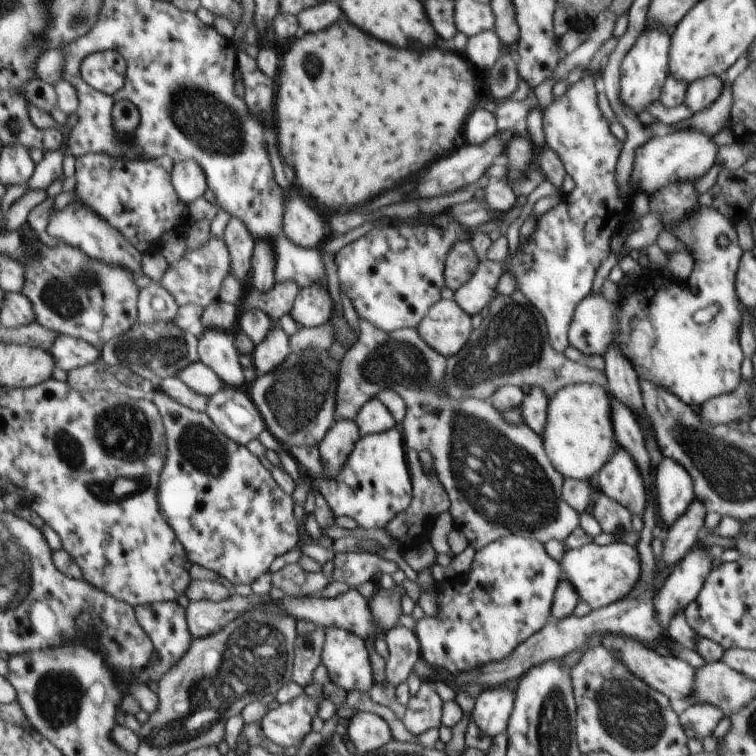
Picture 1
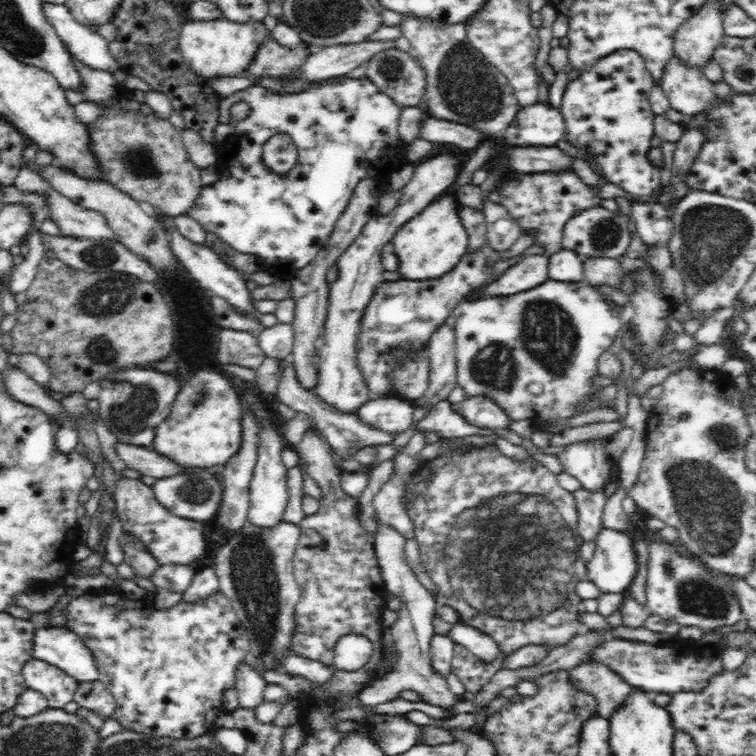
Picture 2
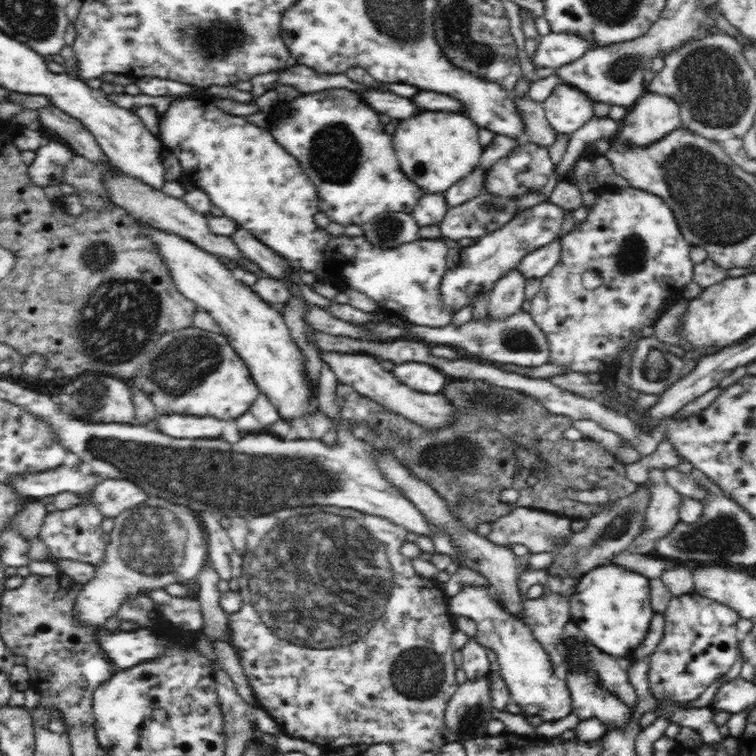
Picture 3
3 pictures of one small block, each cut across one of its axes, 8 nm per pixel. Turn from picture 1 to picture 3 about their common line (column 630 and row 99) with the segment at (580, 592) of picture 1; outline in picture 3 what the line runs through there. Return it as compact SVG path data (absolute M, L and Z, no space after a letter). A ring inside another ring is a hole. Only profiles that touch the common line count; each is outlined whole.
M560 83L544 100L543 108L557 133L571 135L595 117L592 104L593 100L580 89Z

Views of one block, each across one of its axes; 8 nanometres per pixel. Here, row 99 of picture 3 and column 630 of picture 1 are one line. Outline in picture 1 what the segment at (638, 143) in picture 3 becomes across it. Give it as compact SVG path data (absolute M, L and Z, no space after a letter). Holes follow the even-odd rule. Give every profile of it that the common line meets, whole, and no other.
M605 634L605 636L601 637L600 645L603 648L608 648L609 652L613 652L615 658L635 678L645 681L645 684L648 684L651 688L657 688L657 692L668 697L669 700L673 700L673 704L685 700L693 691L693 684L696 680L696 668L685 664L683 660L677 660L677 658L671 658L671 656L659 656L647 644L641 644L641 642L635 642L633 638L623 638L623 636L619 635L613 636L613 634Z

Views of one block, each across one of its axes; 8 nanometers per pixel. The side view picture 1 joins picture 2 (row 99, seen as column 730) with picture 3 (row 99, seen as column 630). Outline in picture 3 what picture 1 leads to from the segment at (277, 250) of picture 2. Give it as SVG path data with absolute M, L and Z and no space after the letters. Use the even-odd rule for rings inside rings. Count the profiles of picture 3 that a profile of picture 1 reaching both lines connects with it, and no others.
M326 89L317 93L300 94L298 97L287 102L288 110L286 110L284 120L282 120L282 118L279 120L278 118L276 119L276 123L272 123L267 127L268 131L272 132L272 137L276 139L276 142L284 147L288 154L298 159L303 171L310 177L310 180L316 184L318 196L320 196L320 202L318 202L319 211L324 213L330 222L342 224L345 228L350 226L350 224L360 224L360 226L362 226L364 222L370 222L373 219L372 216L375 217L385 212L403 212L411 214L413 208L418 204L418 201L423 195L419 185L412 183L411 179L400 171L400 165L398 164L398 159L396 158L393 147L393 137L384 131L385 125L378 120L378 112L374 112L374 110L370 108L370 105L368 105L363 98L360 98L360 96L360 93L348 89Z

